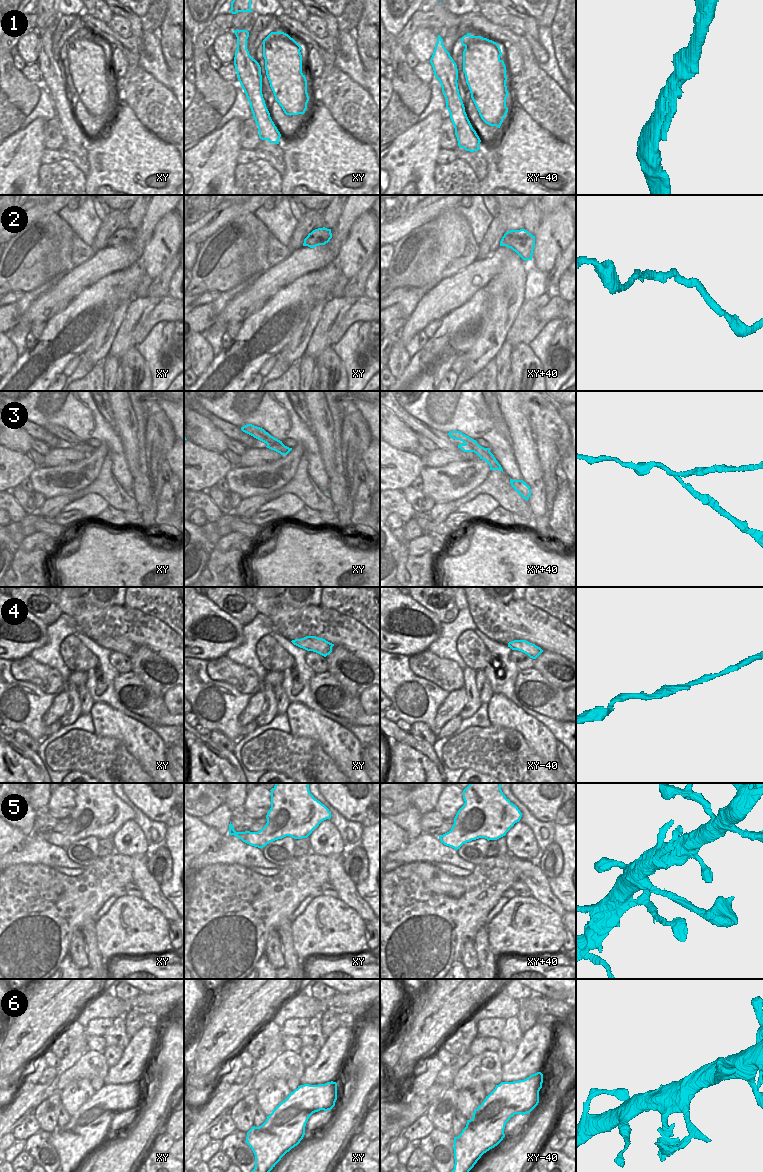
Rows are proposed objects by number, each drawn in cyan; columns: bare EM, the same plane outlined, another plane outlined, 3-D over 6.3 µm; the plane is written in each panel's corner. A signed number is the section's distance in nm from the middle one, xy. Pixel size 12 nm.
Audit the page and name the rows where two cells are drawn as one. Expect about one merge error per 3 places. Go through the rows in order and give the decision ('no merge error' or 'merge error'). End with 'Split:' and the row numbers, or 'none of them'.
1: no merge error
2: no merge error
3: merge error
4: no merge error
5: no merge error
6: merge error
Split: 3, 6

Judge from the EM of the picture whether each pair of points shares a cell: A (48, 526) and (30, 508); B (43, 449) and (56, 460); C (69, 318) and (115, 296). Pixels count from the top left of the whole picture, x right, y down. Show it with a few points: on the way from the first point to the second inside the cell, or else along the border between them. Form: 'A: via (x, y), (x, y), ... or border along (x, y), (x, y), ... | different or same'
A: border along (35, 512), (27, 515) | different
B: border along (50, 448), (44, 456) | different
C: via (80, 313), (85, 312), (104, 296) | same

